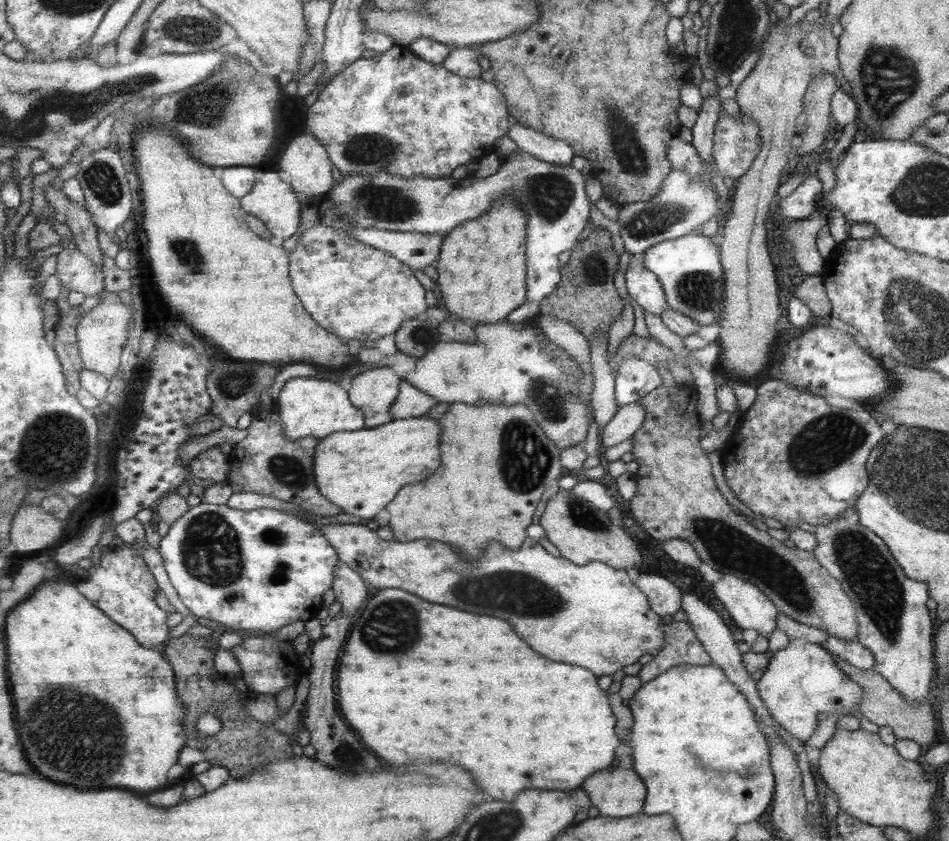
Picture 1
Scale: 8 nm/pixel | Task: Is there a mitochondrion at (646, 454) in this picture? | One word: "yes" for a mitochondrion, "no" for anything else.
no

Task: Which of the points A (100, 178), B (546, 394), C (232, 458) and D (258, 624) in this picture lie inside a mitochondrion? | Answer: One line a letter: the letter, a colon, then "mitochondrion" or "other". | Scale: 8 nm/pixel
A: mitochondrion
B: mitochondrion
C: other
D: other

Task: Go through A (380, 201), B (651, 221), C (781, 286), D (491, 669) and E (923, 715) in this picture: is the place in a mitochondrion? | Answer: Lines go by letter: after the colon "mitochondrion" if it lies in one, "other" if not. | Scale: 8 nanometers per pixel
A: mitochondrion
B: mitochondrion
C: other
D: other
E: other

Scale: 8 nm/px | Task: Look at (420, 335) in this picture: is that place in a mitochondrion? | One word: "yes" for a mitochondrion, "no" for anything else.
yes

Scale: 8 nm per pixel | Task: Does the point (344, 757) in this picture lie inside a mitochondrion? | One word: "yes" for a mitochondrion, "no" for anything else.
yes

